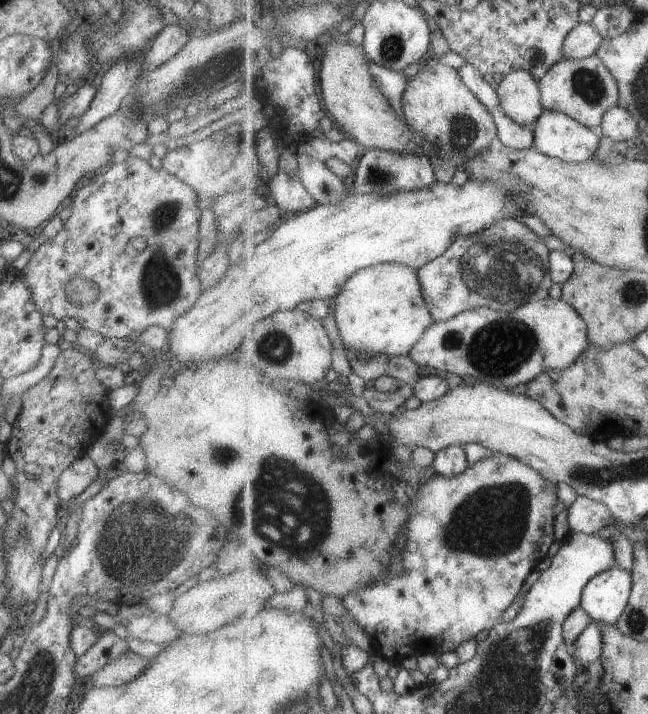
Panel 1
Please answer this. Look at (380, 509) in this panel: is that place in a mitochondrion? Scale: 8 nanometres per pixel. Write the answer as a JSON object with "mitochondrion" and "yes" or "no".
{"mitochondrion":"no"}

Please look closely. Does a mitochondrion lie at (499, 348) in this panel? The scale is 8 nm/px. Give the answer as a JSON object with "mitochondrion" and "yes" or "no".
{"mitochondrion":"yes"}

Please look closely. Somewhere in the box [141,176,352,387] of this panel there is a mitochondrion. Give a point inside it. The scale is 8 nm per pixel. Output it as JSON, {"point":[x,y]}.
{"point":[276,348]}

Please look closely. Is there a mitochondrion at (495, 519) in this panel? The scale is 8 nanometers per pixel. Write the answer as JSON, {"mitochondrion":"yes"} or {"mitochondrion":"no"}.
{"mitochondrion":"yes"}

